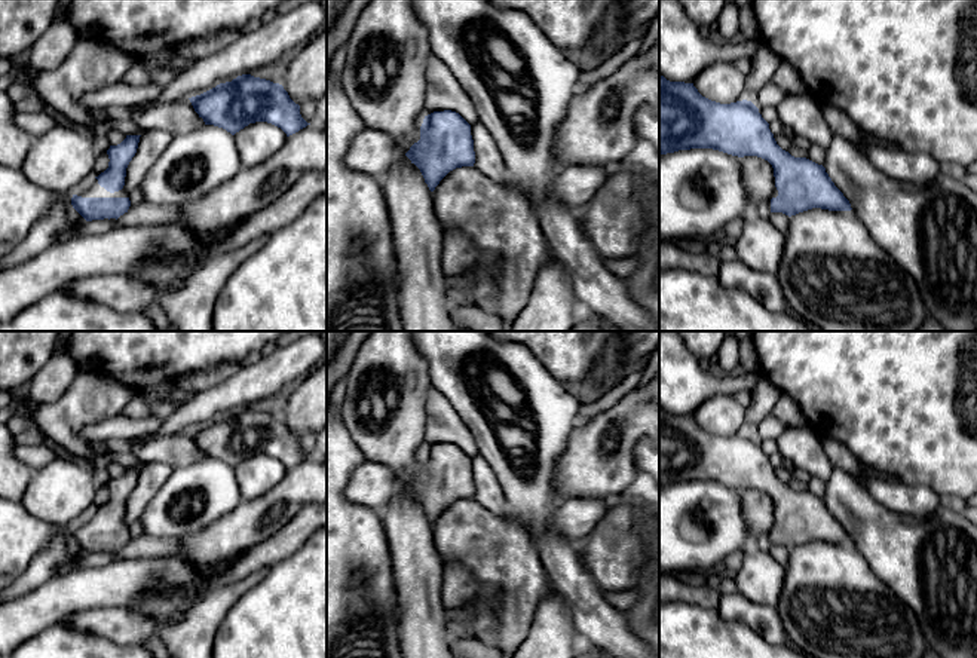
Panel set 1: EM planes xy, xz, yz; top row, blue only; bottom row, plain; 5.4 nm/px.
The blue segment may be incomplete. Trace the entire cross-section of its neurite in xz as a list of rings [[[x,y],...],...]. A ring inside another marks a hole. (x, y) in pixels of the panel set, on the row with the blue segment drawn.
[[[434,111],[425,116],[420,140],[405,156],[420,169],[425,183],[434,192],[450,171],[474,166],[471,125],[456,111]]]

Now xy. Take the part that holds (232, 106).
[[[251,74],[238,76],[189,100],[205,125],[223,128],[232,135],[255,122],[272,123],[287,137],[310,125],[282,85]]]

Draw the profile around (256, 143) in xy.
[[[267,122],[249,123],[235,135],[242,166],[252,168],[264,163],[287,141],[287,134]]]

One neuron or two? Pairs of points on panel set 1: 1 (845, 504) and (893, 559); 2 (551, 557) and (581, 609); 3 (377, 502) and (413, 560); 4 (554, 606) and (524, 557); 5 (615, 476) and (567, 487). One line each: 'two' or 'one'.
1: one
2: one
3: two
4: two
5: one

